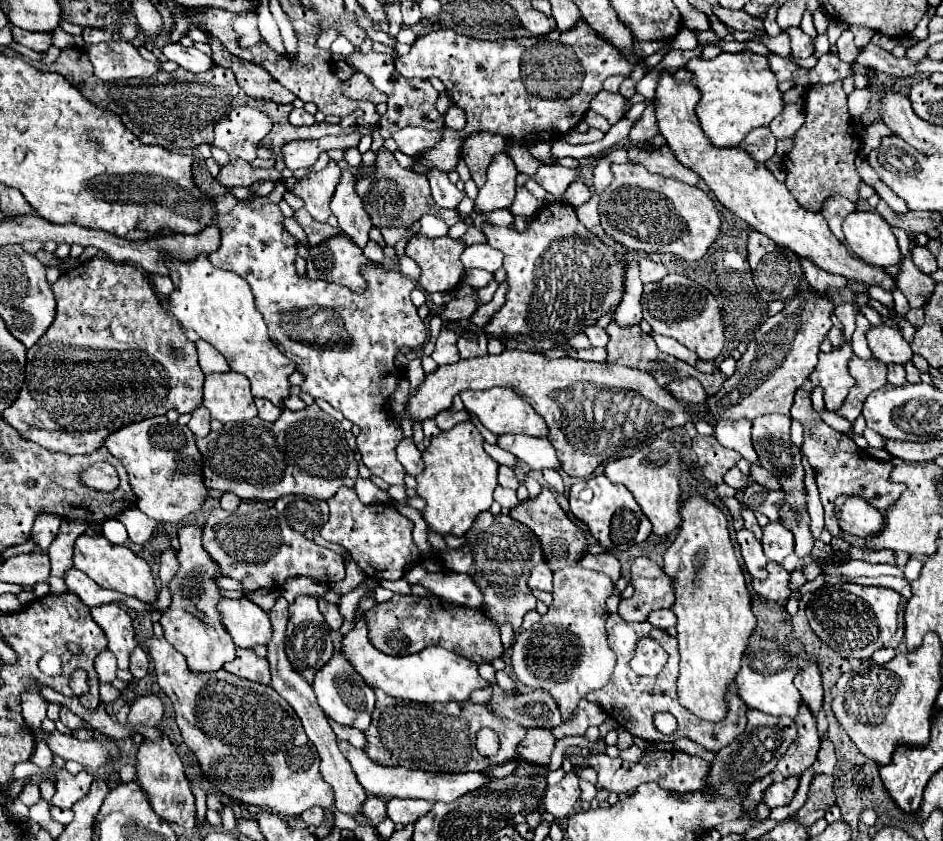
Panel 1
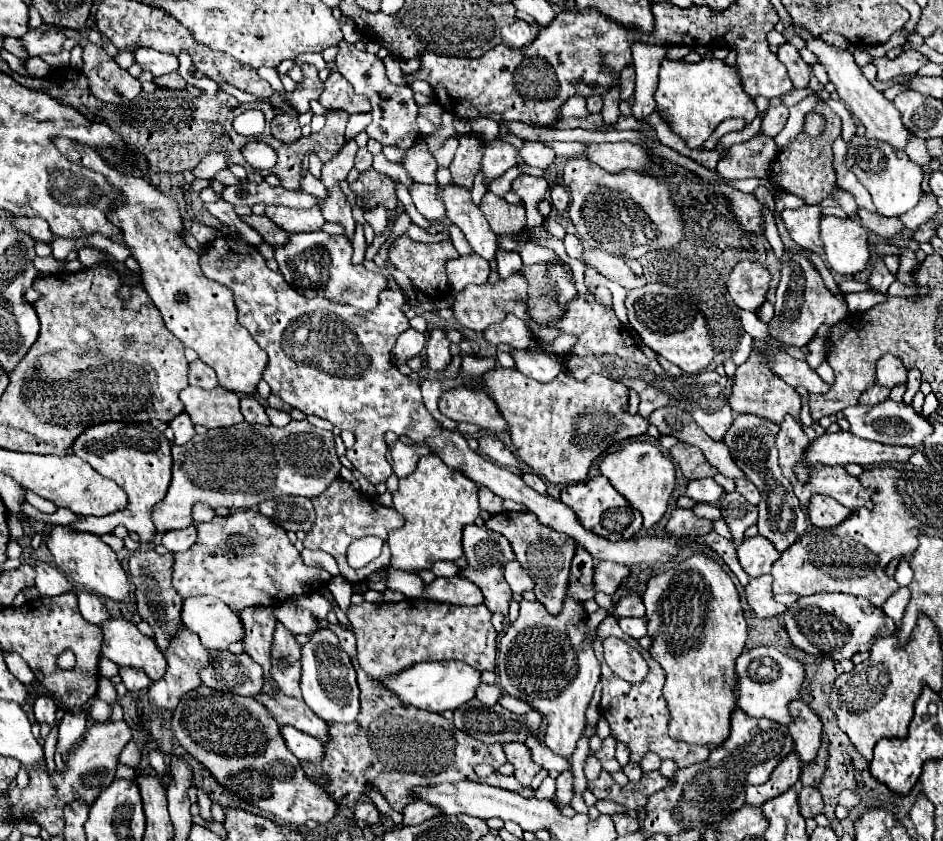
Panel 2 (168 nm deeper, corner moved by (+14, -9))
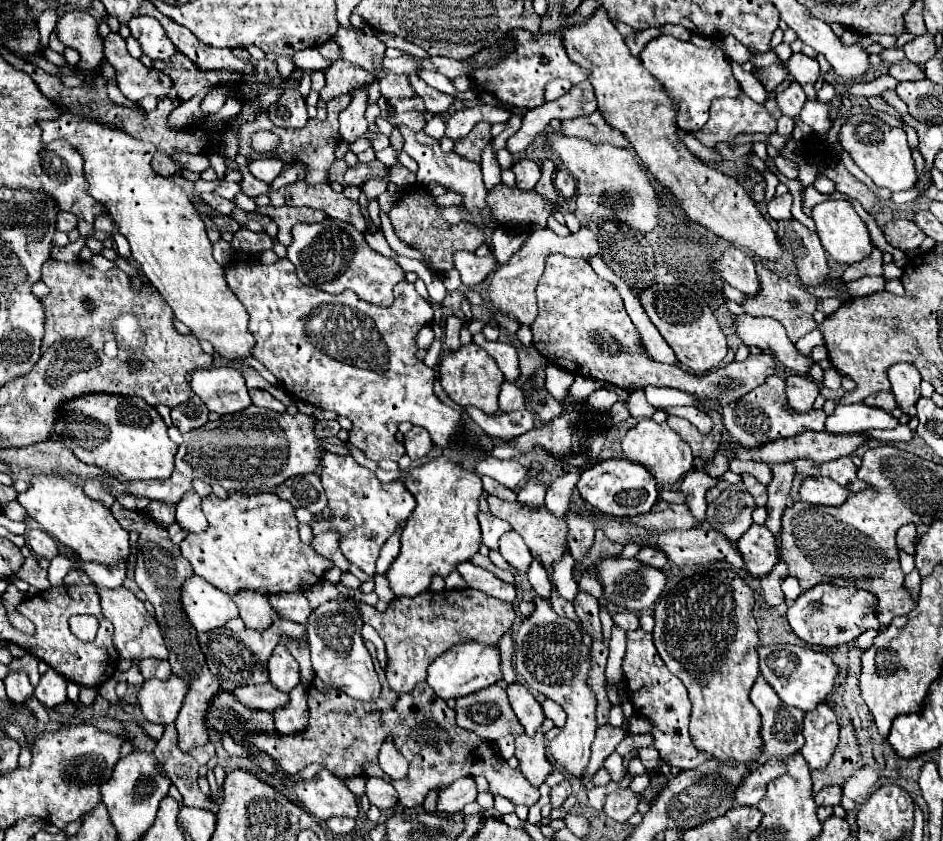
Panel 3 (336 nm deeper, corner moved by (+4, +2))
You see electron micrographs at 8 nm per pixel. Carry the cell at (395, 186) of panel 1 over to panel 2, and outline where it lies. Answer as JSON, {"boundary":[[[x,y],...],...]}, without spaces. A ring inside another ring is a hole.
{"boundary":[[[369,168],[365,172],[359,174],[357,182],[351,184],[351,190],[357,192],[359,196],[363,196],[365,200],[365,208],[375,208],[379,202],[385,204],[389,208],[389,212],[395,210],[397,206],[397,196],[395,196],[395,184],[389,176],[379,174],[377,170]]]}

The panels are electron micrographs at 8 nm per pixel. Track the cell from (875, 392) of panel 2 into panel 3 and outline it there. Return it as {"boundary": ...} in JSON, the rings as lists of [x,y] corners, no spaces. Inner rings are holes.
{"boundary":[[[883,391],[883,393],[875,393],[875,395],[869,395],[865,399],[865,403],[873,405],[873,407],[881,407],[885,411],[893,411],[895,409],[895,395],[893,391]]]}

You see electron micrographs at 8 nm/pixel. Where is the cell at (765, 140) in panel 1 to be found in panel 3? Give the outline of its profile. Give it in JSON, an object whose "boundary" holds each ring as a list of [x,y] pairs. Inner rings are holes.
{"boundary":[[[781,117],[777,121],[777,135],[785,137],[785,143],[789,143],[793,139],[793,119],[791,117]]]}

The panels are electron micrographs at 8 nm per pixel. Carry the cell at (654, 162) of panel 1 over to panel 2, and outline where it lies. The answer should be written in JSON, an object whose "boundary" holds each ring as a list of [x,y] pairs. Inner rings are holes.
{"boundary":[[[617,142],[617,144],[587,144],[585,146],[585,158],[599,164],[607,172],[619,172],[619,170],[643,170],[647,164],[647,154],[641,146],[631,142]]]}

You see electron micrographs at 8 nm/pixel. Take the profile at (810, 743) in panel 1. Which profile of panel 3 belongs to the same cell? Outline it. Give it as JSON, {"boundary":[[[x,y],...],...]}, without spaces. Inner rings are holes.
{"boundary":[[[777,761],[777,763],[759,765],[739,785],[735,793],[737,803],[739,805],[757,805],[767,791],[767,783],[771,783],[771,779],[779,779],[779,775],[783,775],[783,763]]]}

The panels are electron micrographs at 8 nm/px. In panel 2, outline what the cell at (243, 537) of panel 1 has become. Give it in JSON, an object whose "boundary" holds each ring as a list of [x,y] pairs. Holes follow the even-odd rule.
{"boundary":[[[233,510],[231,516],[215,516],[207,524],[197,524],[197,542],[187,552],[173,554],[173,586],[181,598],[189,596],[215,596],[223,600],[235,614],[249,606],[279,606],[289,598],[311,594],[331,580],[321,568],[305,566],[297,548],[287,538],[287,532],[259,510]]]}

